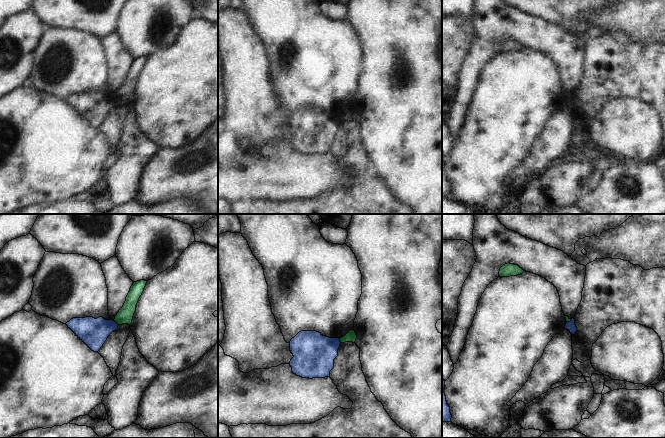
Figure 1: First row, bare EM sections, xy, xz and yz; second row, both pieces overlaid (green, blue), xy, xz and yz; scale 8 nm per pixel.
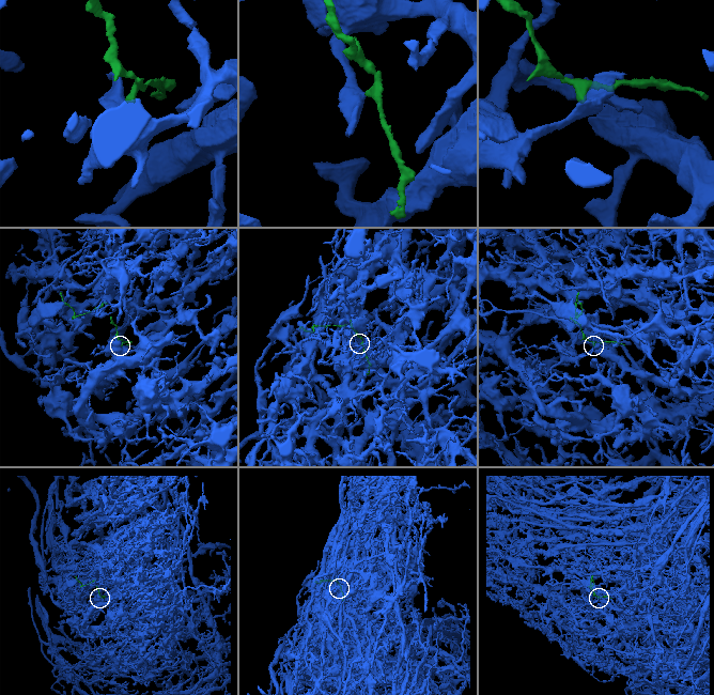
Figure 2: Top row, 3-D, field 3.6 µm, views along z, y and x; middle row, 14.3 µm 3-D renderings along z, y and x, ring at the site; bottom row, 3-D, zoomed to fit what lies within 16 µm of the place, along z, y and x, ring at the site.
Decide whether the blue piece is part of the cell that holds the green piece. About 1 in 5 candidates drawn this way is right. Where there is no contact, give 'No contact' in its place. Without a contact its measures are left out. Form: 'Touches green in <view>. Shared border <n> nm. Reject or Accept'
Touches green in xy. Shared border 60 nm. Reject

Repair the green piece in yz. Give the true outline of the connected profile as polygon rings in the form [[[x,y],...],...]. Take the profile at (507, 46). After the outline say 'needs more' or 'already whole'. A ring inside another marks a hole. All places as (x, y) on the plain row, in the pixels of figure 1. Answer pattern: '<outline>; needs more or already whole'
[[[505,40],[500,44],[499,52],[500,53],[510,53],[510,52],[517,52],[524,48],[522,44],[518,41],[514,40]]]; already whole

